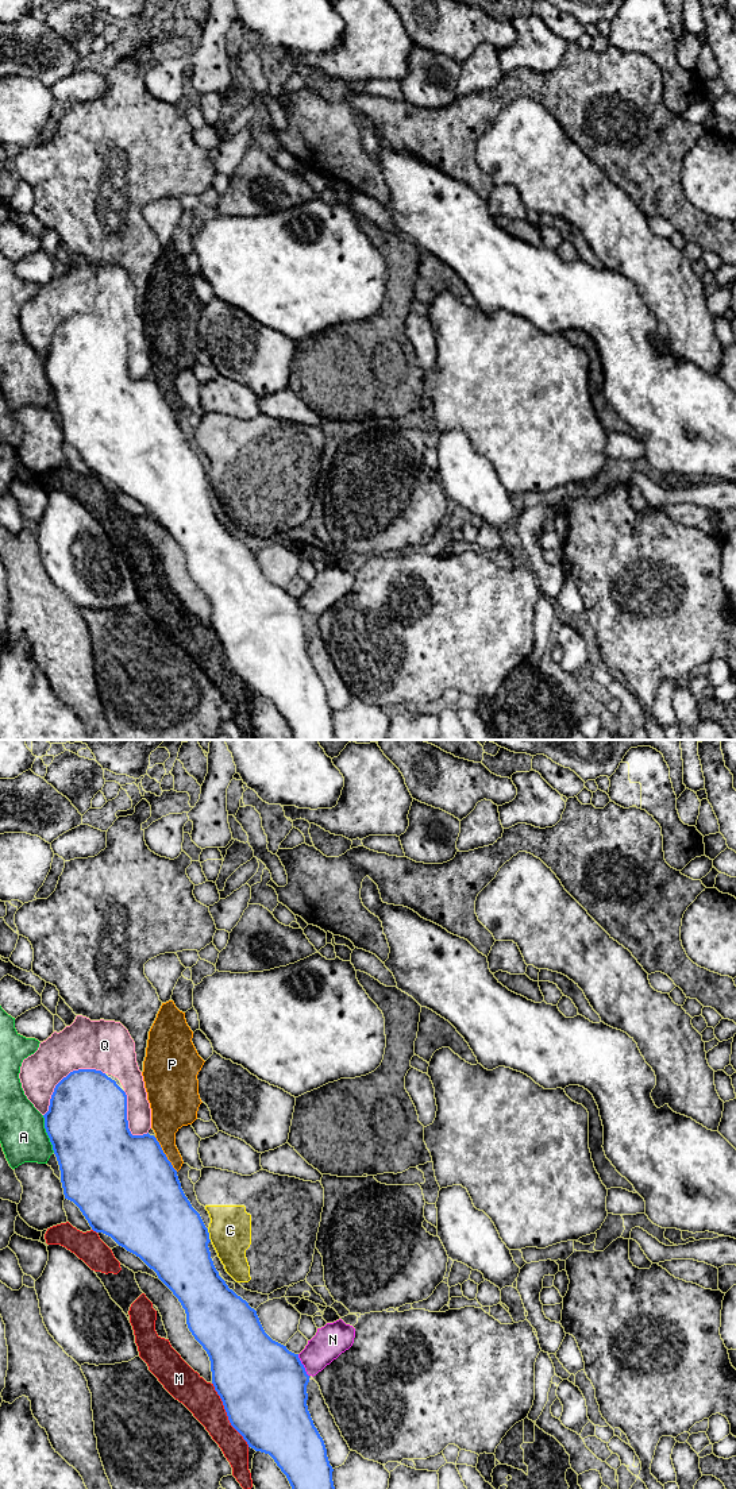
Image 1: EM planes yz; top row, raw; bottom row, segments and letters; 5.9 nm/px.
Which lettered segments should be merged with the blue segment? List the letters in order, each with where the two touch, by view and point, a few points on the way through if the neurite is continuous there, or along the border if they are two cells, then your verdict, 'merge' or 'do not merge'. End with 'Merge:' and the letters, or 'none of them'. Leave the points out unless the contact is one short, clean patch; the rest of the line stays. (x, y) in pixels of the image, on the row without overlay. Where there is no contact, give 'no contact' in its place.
A: meets blue in yz at (47, 378); do not merge
C: meets blue in yz at (208, 479); do not merge
M: meets blue in yz at (227, 659); do not merge
N: meets blue in yz at (303, 609); border along yz (297, 598), (308, 620); do not merge
P: meets blue in yz at (165, 398); do not merge
Q: meets blue in yz at (66, 320); do not merge
Merge: none of them

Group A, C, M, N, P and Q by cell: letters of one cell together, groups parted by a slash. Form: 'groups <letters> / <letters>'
groups A / C / M P / N / Q

